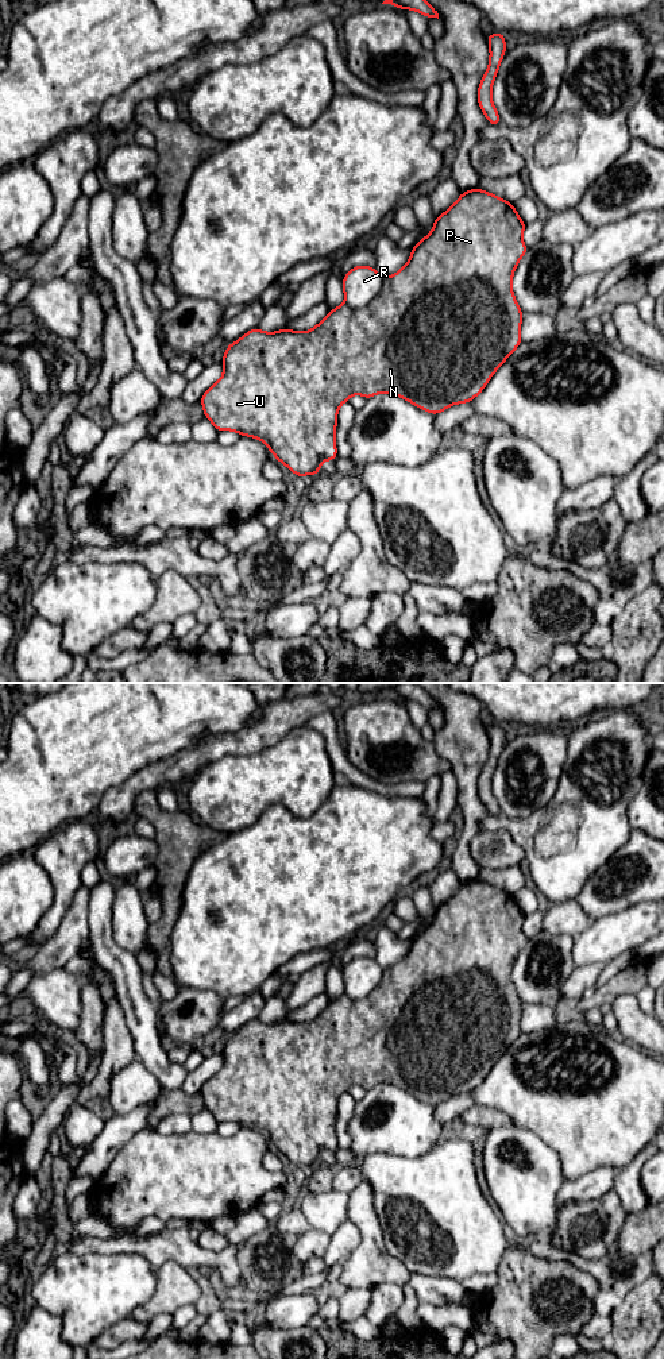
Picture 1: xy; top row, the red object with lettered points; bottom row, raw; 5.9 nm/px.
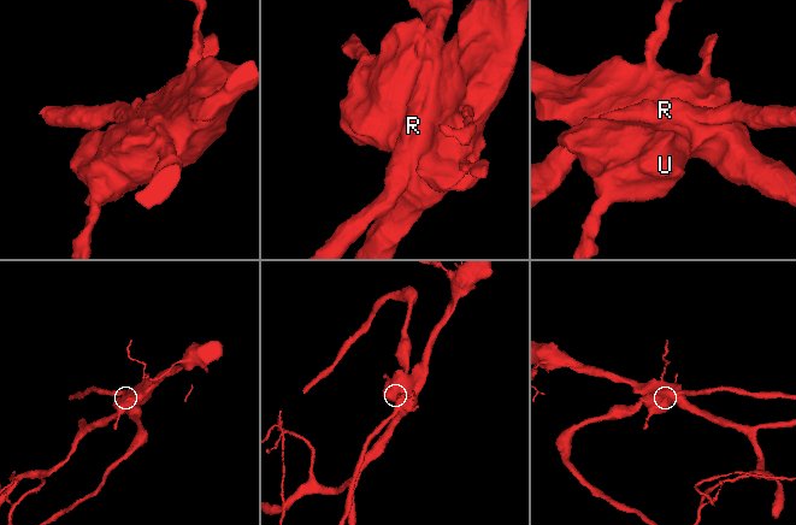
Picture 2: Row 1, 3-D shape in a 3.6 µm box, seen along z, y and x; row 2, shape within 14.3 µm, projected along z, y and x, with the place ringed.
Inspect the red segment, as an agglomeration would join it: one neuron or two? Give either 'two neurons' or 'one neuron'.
two neurons

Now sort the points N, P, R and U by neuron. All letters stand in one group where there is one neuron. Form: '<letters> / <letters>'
N P U / R

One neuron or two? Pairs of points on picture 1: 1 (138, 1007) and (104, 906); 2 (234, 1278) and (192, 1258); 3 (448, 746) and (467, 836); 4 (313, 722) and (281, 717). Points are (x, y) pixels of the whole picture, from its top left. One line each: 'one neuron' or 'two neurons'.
1: one neuron
2: one neuron
3: one neuron
4: two neurons

